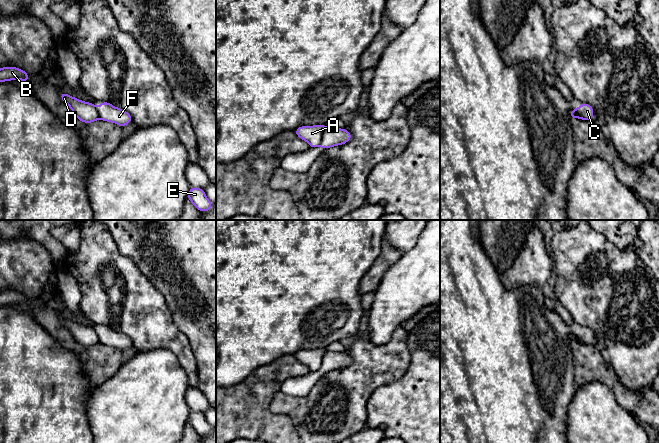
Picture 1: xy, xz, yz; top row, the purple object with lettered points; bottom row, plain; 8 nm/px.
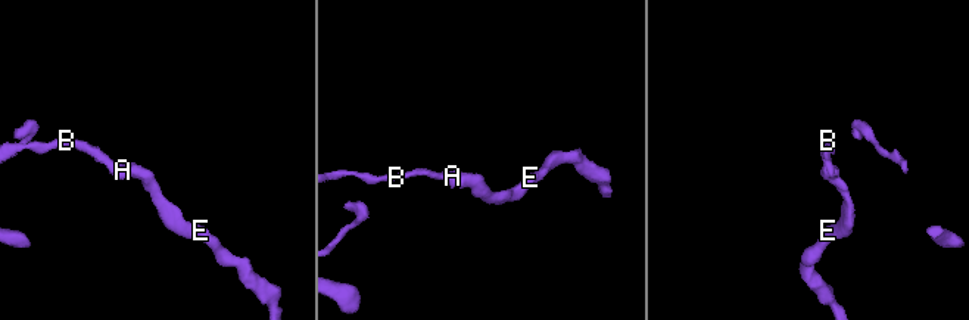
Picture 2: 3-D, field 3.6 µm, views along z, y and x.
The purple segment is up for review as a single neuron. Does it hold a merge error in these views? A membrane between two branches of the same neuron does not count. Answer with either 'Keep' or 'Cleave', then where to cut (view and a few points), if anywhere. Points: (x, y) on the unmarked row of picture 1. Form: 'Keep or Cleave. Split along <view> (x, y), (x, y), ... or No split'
Cleave. Split along xz (326, 351), (319, 368)

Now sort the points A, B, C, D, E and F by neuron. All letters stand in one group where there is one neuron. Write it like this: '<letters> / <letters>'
A B D / C E F

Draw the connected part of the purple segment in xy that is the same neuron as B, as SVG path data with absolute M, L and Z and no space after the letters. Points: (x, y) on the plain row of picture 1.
M17 291L0 292L0 306L16 303L28 306L30 304L30 300L25 295Z

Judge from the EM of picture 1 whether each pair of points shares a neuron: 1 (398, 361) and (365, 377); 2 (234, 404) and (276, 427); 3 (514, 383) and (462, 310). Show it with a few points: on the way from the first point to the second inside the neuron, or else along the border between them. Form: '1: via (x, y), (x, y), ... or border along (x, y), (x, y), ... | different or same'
1: via (390, 361), (377, 365), (373, 369) | same
2: via (244, 412), (253, 420), (266, 425) | same
3: via (496, 365), (462, 331), (462, 328) | same

